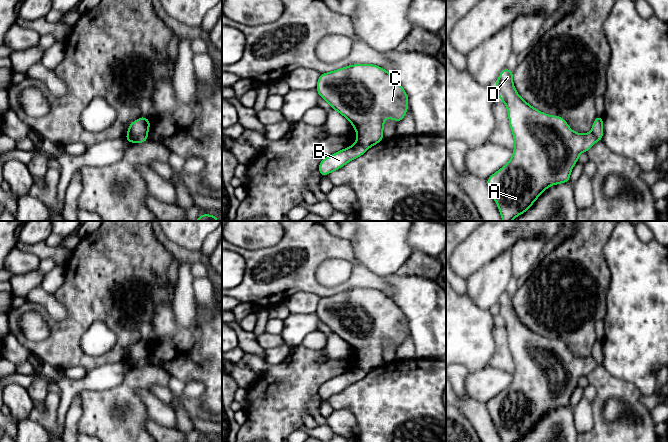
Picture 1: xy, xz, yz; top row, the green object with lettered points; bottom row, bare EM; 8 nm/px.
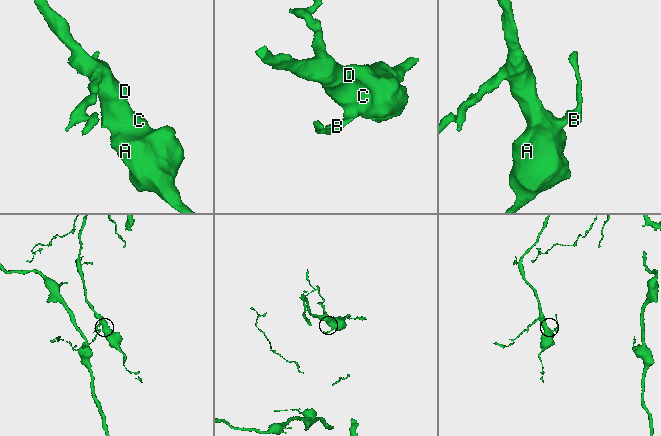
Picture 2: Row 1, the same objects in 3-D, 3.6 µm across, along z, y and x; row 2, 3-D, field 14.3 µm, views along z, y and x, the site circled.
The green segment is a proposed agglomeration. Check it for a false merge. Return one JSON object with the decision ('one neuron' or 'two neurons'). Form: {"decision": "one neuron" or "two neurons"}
{"decision": "two neurons"}

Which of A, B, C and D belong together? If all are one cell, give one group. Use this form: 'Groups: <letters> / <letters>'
Groups: A C D / B

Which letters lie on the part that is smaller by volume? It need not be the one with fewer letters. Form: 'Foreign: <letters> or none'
Foreign: B

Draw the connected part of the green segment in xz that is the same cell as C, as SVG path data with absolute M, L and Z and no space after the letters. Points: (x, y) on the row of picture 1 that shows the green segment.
M353 64L320 74L316 90L319 96L327 101L332 109L350 121L356 131L356 144L362 145L367 149L384 140L384 120L391 118L399 123L406 116L409 104L408 95L401 84L391 73L374 64Z

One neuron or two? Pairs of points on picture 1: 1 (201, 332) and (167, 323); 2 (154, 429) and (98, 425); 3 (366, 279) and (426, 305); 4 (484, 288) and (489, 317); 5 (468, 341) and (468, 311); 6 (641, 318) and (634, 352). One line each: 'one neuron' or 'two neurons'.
1: one neuron
2: two neurons
3: two neurons
4: two neurons
5: one neuron
6: one neuron

